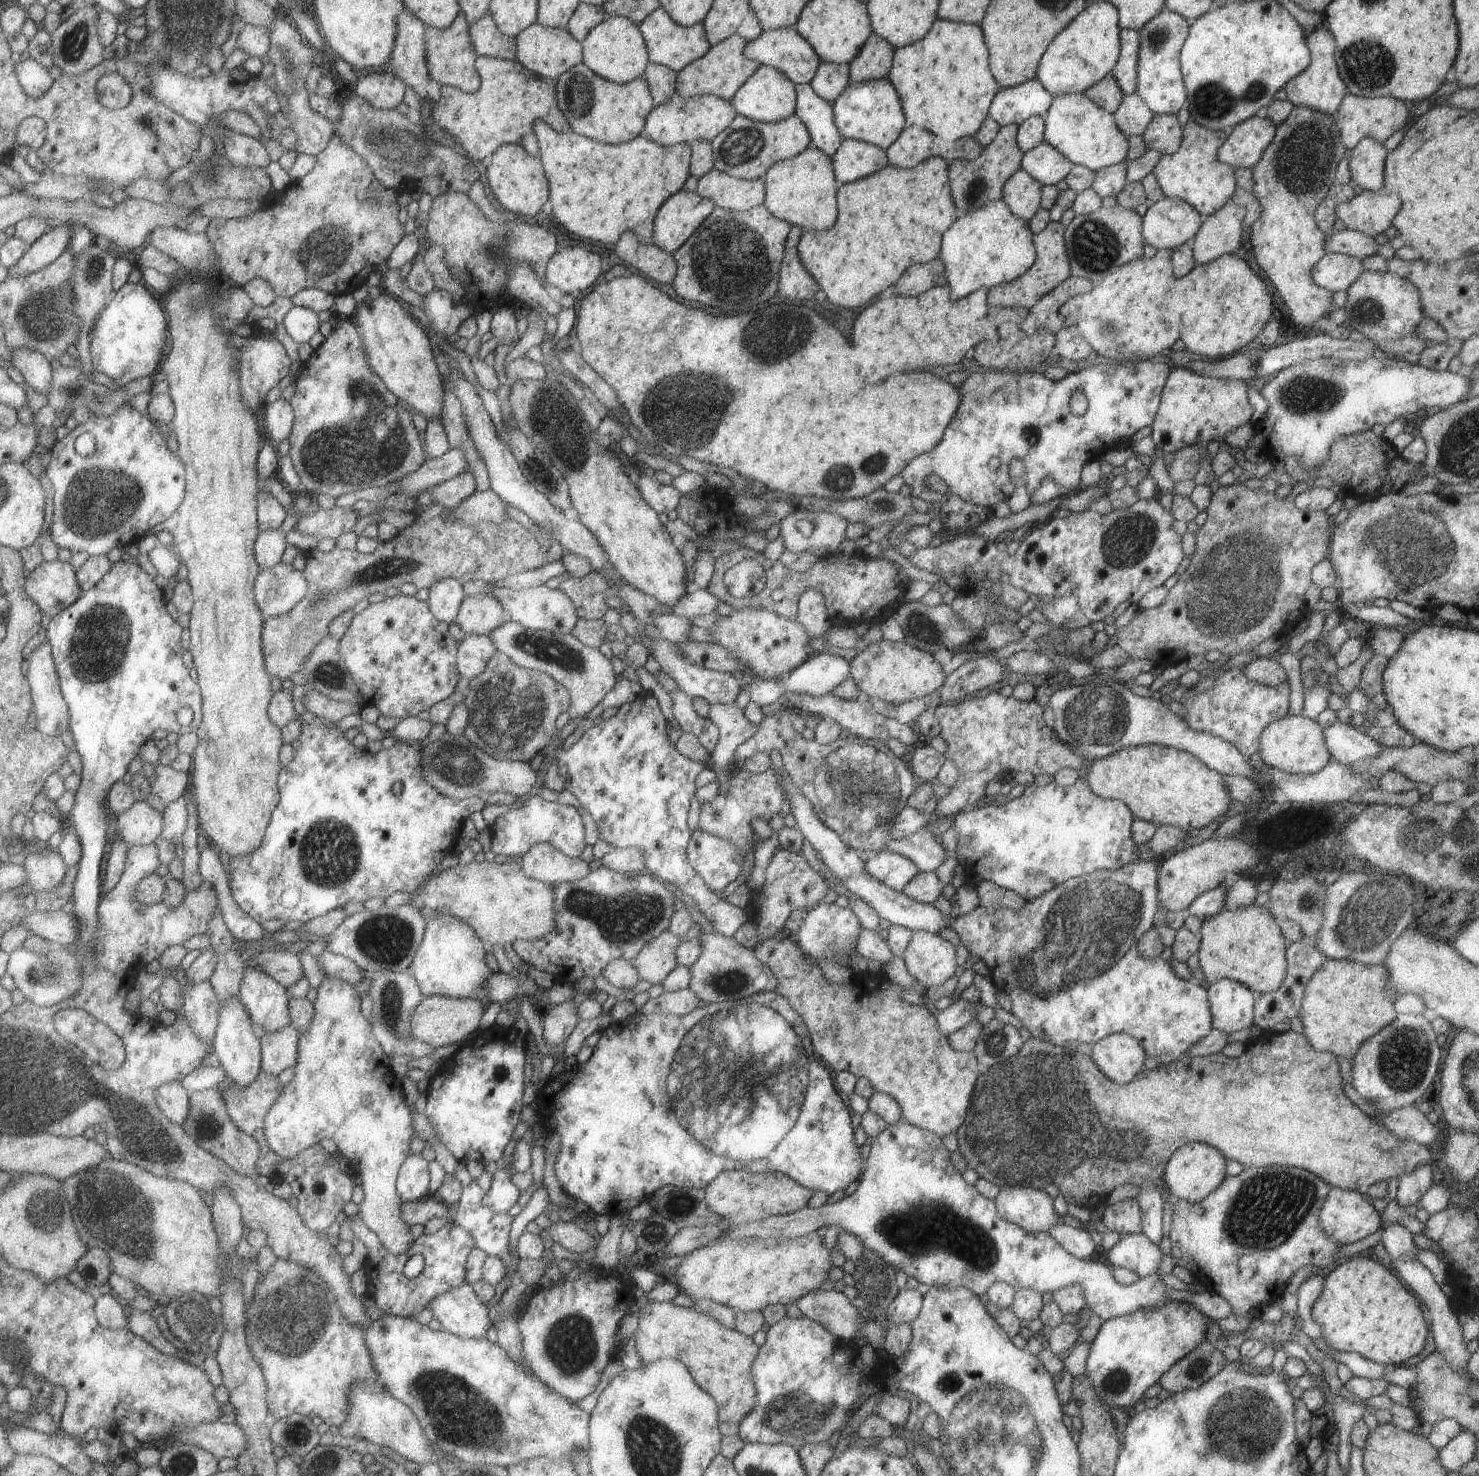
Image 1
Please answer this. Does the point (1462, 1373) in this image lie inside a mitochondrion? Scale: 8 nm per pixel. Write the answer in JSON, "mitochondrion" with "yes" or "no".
{"mitochondrion":"no"}

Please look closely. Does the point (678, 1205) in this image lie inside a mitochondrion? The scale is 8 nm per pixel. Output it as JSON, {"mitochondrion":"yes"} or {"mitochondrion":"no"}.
{"mitochondrion":"yes"}

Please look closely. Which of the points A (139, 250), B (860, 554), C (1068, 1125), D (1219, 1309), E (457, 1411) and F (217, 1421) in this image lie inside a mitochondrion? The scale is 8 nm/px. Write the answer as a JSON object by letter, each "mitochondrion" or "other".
{"A":"other","B":"other","C":"mitochondrion","D":"other","E":"mitochondrion","F":"other"}

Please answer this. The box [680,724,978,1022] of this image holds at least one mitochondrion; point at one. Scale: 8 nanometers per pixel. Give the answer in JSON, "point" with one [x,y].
{"point":[858,794]}

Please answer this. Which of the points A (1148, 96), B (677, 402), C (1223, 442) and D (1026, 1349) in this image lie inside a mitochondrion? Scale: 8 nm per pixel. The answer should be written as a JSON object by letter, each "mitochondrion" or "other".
{"A":"other","B":"mitochondrion","C":"other","D":"other"}

